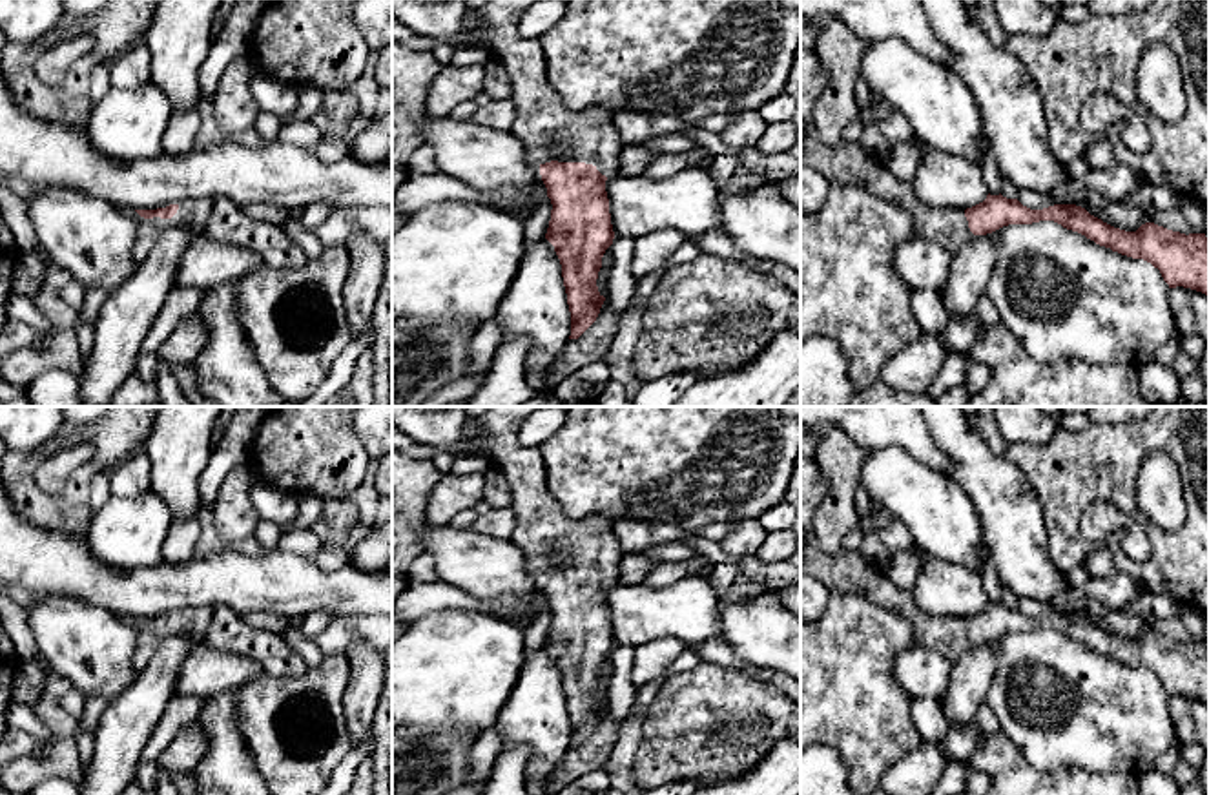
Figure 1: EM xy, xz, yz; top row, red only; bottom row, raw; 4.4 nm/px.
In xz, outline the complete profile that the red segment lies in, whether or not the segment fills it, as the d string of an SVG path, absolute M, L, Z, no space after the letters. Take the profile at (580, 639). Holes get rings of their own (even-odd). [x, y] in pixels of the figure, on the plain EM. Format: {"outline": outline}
{"outline": "M489 407L469 418L467 438L487 450L512 490L514 542L534 573L551 607L545 647L554 655L571 720L571 744L578 748L598 726L605 706L596 687L613 653L605 589L620 583L624 552L613 520L593 514L567 518L547 487L540 449L520 443L525 418L538 407Z"}

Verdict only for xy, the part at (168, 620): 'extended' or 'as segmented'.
extended

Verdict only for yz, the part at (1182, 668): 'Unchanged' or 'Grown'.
Grown

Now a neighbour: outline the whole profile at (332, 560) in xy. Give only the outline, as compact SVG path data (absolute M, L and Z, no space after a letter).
M325 543L317 552L315 562L325 573L334 573L346 563L346 552L341 543Z

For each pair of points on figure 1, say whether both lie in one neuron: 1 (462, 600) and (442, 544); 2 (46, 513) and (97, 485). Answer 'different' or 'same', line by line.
1: different
2: different

